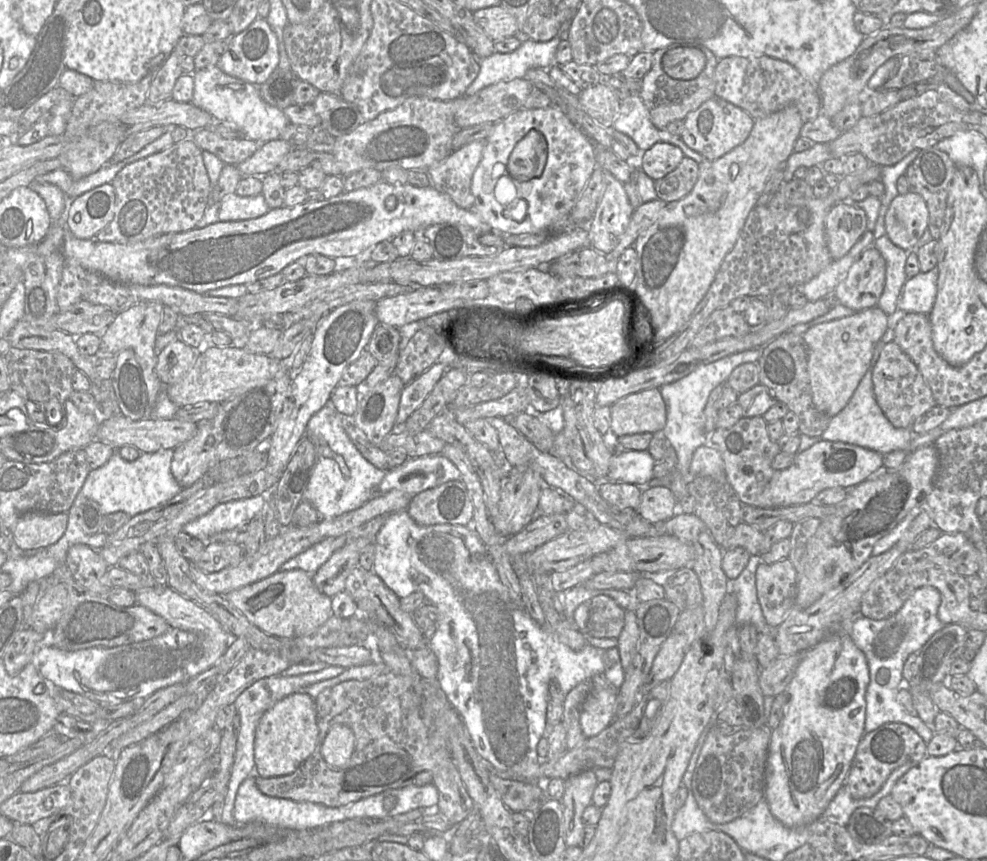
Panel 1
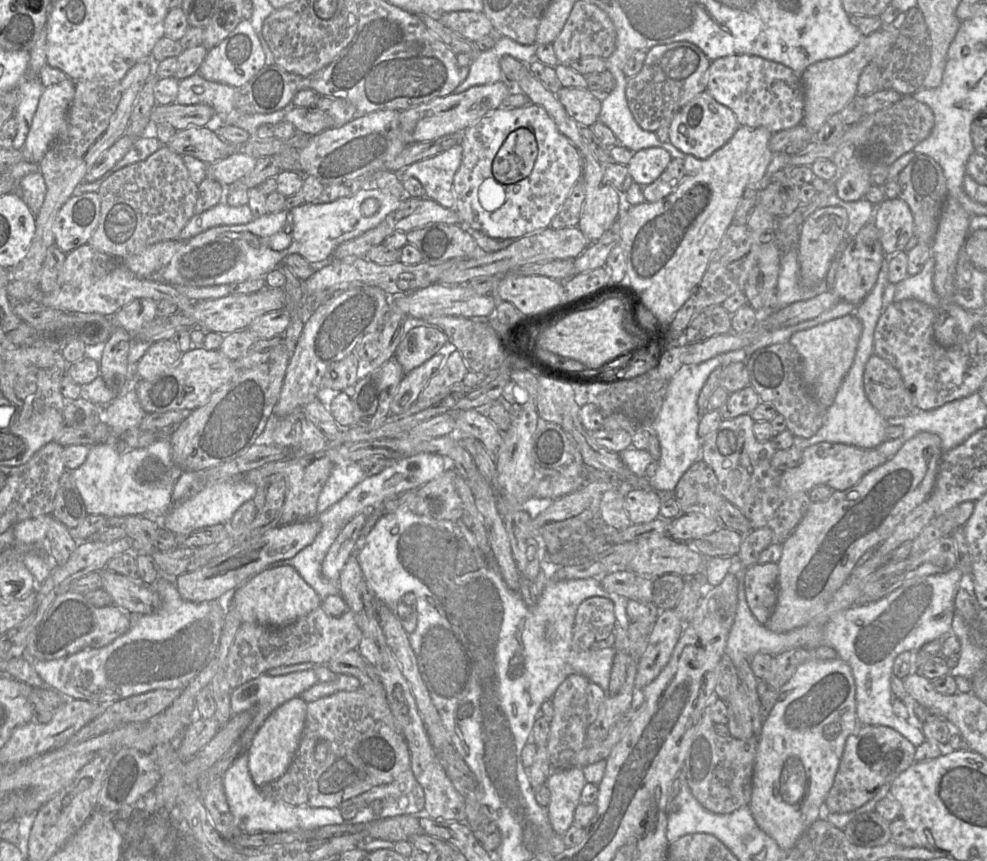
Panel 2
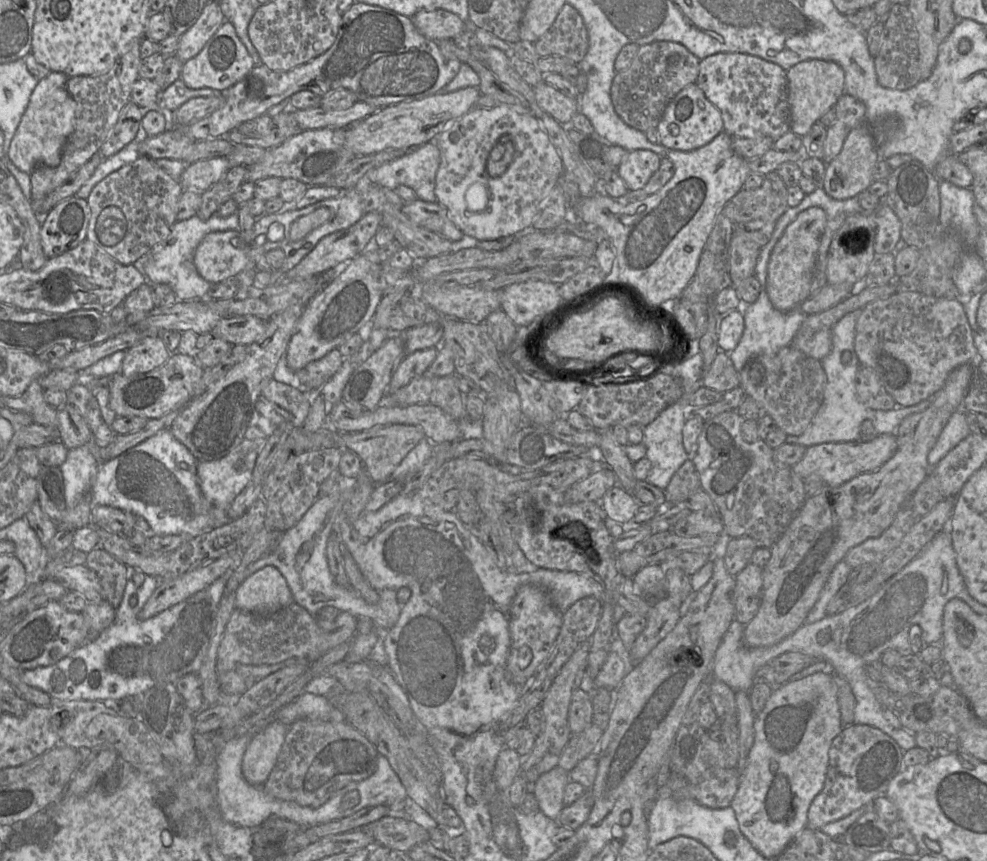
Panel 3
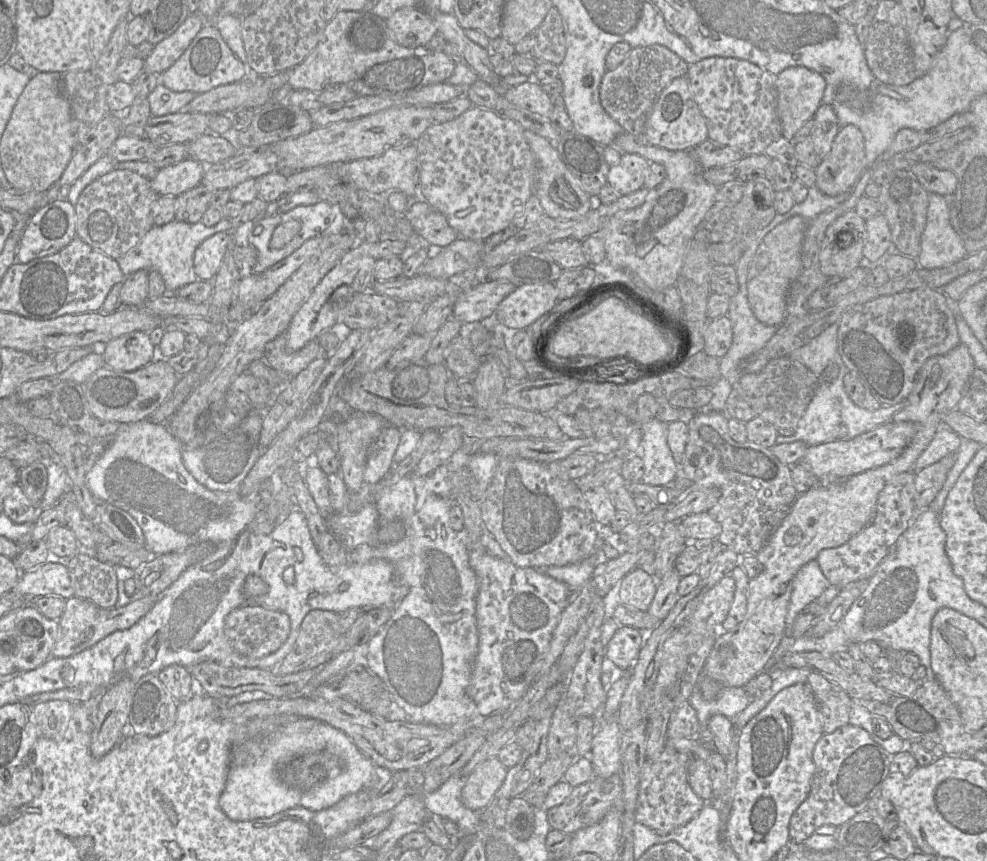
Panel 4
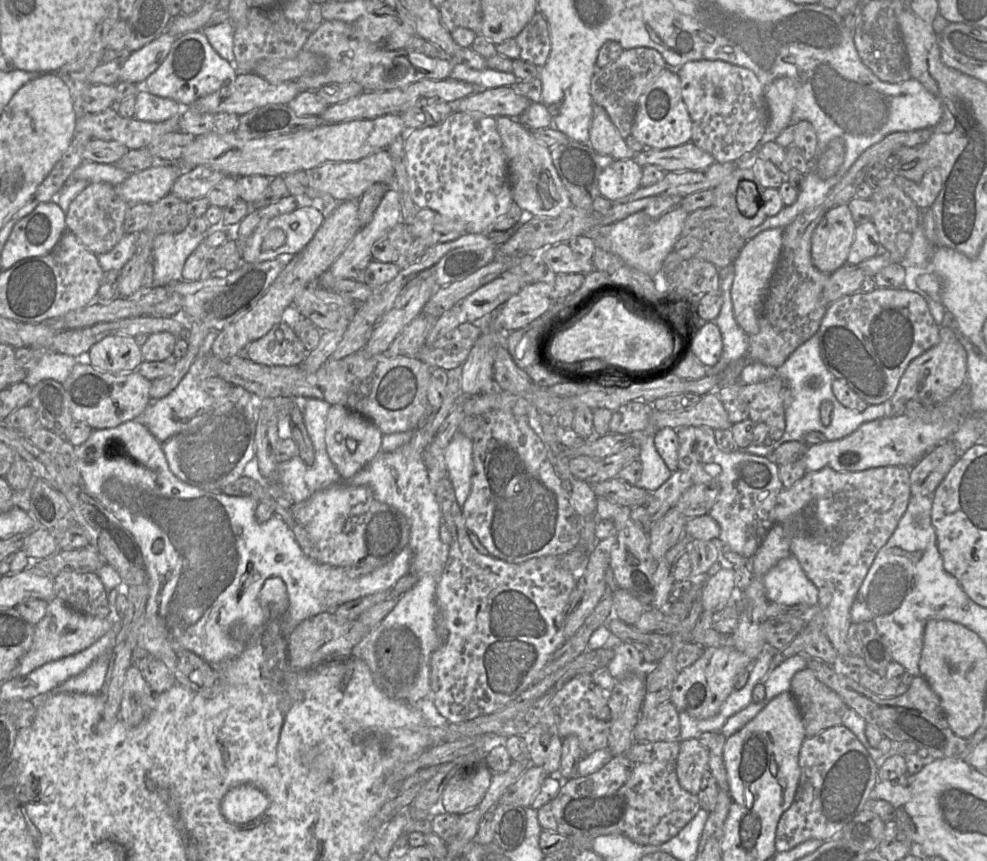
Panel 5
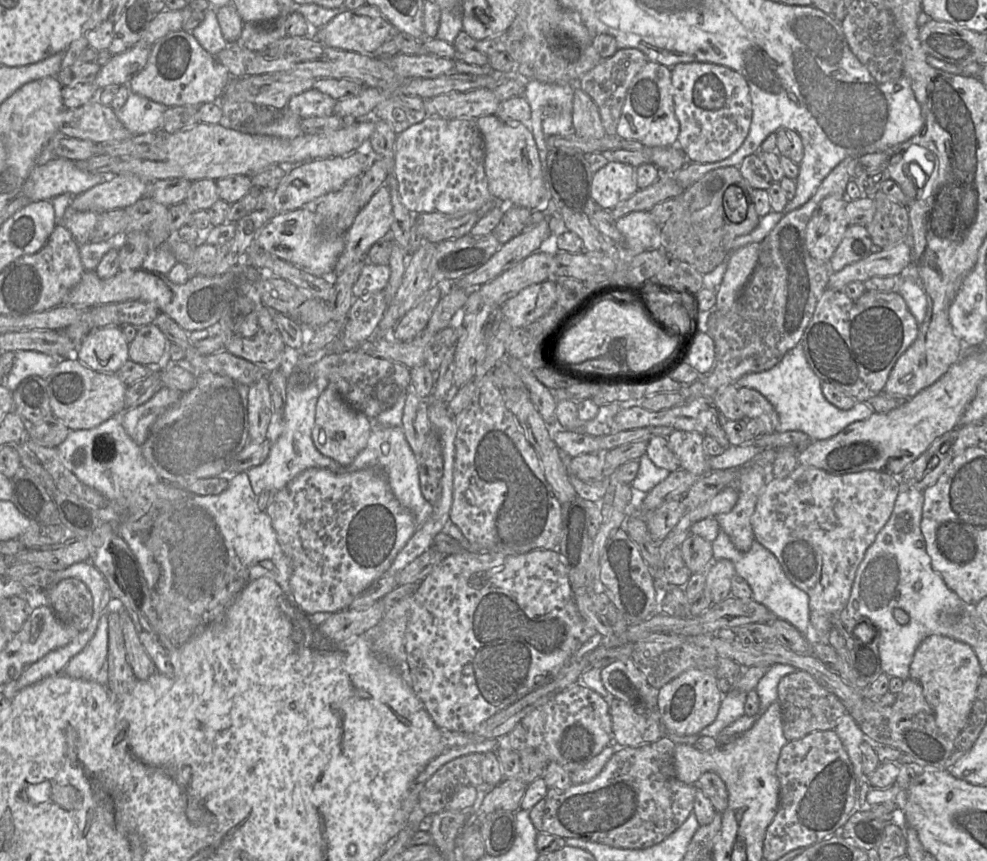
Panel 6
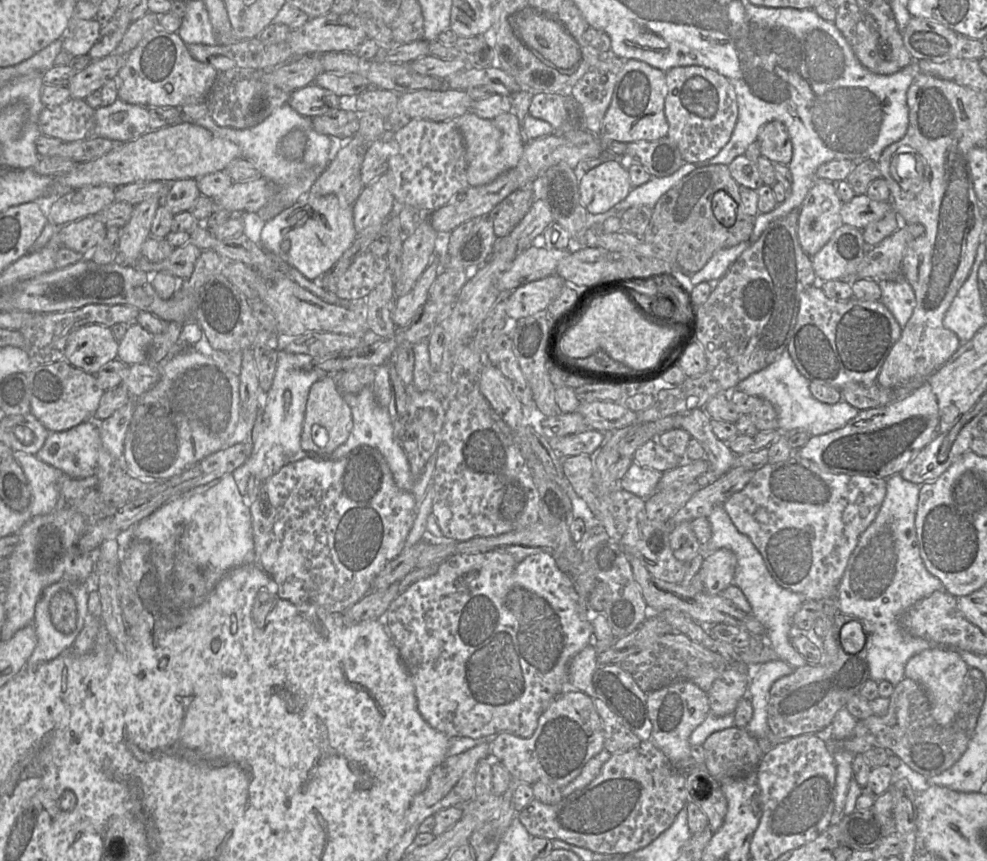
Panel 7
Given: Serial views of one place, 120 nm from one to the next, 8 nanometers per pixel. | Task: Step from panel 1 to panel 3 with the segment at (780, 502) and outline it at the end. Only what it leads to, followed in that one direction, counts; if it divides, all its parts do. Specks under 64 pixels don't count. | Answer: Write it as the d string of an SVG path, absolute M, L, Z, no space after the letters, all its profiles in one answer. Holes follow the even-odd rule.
M879 434L869 441L827 442L806 448L804 457L792 470L801 479L816 475L825 485L840 486L857 475L879 469L895 454L897 448L895 434Z

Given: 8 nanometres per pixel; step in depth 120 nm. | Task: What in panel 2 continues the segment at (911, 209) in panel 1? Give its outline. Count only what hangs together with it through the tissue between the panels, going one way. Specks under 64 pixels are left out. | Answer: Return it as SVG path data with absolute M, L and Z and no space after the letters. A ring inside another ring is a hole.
M885 199L877 209L874 220L881 241L882 250L885 255L893 256L899 252L905 251L905 246L914 236L914 221L910 208L901 199Z

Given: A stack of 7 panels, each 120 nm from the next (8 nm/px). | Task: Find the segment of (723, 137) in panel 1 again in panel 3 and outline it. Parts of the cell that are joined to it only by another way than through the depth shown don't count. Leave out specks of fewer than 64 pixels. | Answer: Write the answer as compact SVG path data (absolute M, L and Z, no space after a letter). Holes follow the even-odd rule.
M696 83L682 89L668 104L656 130L661 145L670 150L693 151L710 143L724 132L724 124L720 110L705 96Z

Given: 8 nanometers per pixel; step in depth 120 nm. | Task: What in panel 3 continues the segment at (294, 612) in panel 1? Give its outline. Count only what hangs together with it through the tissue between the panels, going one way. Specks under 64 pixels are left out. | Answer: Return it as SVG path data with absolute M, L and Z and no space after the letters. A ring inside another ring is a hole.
M266 566L249 576L236 591L236 606L240 609L270 614L294 603L294 598L281 572Z

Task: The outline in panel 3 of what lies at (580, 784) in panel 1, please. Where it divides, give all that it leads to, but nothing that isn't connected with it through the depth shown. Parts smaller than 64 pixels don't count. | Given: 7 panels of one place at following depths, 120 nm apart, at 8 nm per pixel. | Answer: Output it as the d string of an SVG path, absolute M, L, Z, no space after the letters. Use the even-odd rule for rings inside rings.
M555 767L541 775L534 784L529 785L537 801L540 811L552 820L557 818L564 808L563 794L566 785L571 781L569 772Z

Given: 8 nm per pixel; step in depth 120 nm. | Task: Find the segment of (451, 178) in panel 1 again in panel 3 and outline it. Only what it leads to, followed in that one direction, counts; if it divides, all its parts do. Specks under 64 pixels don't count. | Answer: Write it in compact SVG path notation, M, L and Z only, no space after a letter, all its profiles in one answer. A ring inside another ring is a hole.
M426 142L409 150L405 155L387 162L378 168L369 170L365 176L374 184L395 189L400 185L412 188L418 199L426 202L437 202L435 195L435 178L440 165L440 150L434 142Z

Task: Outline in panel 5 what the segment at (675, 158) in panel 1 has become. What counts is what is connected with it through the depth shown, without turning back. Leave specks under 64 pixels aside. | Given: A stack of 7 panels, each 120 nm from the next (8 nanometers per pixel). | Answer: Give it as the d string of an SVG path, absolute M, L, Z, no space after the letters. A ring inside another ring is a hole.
M633 159L614 160L599 177L601 195L612 202L630 196L641 187L642 169Z

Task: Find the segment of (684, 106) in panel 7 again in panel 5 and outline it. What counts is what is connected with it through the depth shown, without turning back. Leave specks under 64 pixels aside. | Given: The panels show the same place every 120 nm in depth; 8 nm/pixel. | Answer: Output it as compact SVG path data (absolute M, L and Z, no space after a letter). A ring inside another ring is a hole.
M721 60L690 61L672 69L677 70L682 98L692 121L691 143L709 153L717 163L737 162L750 155L759 145L769 121L765 87L755 73Z

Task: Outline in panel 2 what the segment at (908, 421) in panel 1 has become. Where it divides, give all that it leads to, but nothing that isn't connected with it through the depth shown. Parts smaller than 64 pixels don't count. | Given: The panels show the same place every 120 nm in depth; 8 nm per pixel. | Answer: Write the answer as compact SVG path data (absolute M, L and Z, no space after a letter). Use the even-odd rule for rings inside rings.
M872 354L865 364L863 385L868 400L885 419L906 417L920 410L914 405L913 396L906 388L899 371L876 354Z

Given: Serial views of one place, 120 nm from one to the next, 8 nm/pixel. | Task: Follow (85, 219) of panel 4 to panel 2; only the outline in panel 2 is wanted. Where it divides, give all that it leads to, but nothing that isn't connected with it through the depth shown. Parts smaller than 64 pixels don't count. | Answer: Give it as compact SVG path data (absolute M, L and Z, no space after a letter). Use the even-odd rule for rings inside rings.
M162 146L147 159L113 173L97 193L101 215L88 244L109 256L124 259L152 244L178 238L195 215L198 184L191 179L183 156Z

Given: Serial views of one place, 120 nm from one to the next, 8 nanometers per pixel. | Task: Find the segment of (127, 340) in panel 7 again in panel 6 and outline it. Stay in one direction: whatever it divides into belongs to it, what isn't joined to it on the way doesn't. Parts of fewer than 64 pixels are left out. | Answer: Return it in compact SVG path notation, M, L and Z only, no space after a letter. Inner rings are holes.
M152 322L137 327L135 338L128 345L129 360L142 365L158 363L160 370L169 366L171 343Z

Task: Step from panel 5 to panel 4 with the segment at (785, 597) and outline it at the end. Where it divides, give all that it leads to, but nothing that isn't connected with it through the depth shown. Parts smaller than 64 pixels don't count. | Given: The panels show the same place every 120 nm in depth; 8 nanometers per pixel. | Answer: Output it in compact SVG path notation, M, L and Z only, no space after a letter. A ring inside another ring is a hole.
M817 561L805 564L793 579L793 588L788 606L787 624L813 603L830 586Z

